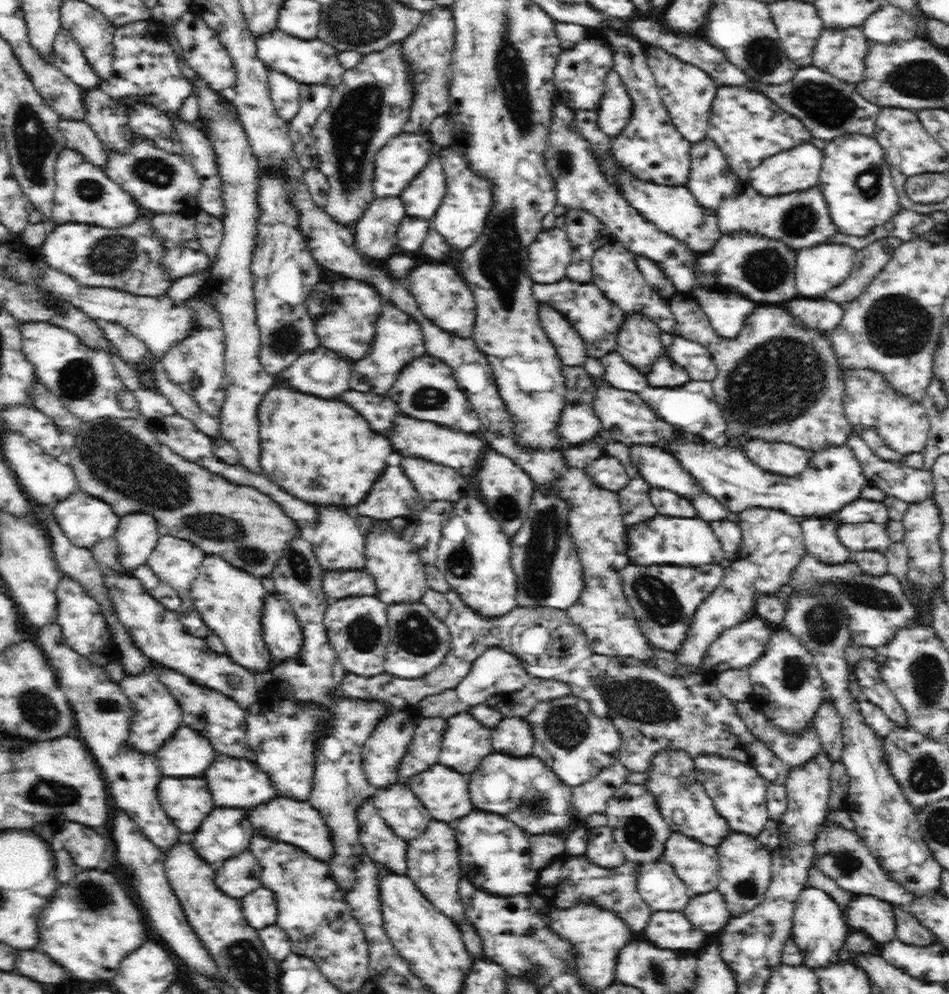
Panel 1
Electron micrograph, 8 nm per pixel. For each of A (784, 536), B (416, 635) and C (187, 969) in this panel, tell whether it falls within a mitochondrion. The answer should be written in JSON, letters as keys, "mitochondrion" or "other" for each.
{"A":"other","B":"mitochondrion","C":"other"}

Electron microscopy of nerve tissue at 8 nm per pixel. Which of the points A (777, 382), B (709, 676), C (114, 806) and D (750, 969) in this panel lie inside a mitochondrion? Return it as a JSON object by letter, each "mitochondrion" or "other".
{"A":"mitochondrion","B":"other","C":"other","D":"mitochondrion"}

